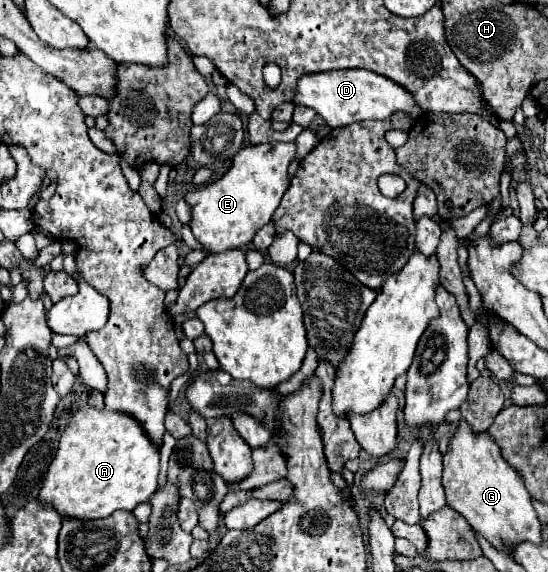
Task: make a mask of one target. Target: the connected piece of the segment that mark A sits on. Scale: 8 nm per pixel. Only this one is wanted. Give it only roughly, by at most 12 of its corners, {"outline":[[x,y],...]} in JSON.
{"outline":[[84,406],[38,498],[106,518],[156,492],[160,448],[134,416]]}

